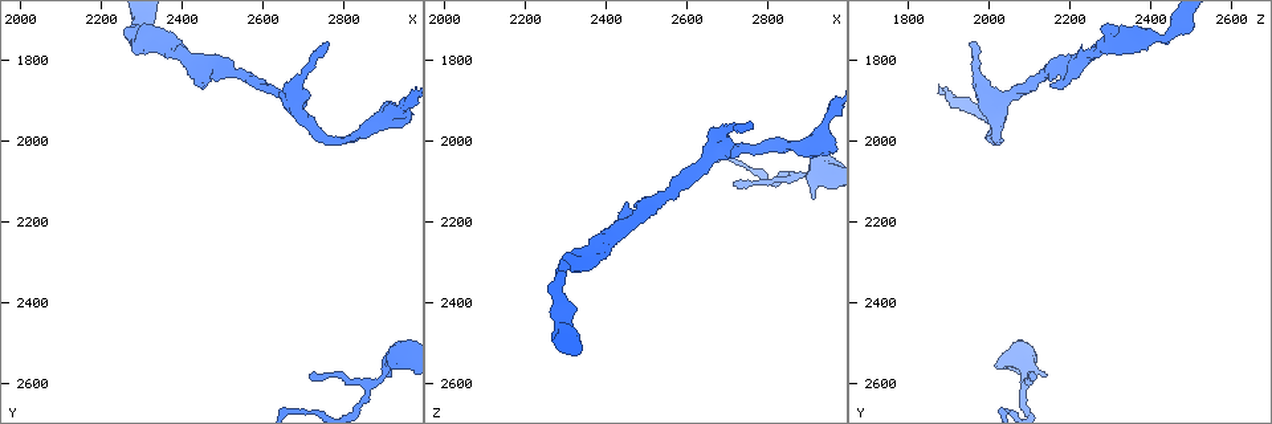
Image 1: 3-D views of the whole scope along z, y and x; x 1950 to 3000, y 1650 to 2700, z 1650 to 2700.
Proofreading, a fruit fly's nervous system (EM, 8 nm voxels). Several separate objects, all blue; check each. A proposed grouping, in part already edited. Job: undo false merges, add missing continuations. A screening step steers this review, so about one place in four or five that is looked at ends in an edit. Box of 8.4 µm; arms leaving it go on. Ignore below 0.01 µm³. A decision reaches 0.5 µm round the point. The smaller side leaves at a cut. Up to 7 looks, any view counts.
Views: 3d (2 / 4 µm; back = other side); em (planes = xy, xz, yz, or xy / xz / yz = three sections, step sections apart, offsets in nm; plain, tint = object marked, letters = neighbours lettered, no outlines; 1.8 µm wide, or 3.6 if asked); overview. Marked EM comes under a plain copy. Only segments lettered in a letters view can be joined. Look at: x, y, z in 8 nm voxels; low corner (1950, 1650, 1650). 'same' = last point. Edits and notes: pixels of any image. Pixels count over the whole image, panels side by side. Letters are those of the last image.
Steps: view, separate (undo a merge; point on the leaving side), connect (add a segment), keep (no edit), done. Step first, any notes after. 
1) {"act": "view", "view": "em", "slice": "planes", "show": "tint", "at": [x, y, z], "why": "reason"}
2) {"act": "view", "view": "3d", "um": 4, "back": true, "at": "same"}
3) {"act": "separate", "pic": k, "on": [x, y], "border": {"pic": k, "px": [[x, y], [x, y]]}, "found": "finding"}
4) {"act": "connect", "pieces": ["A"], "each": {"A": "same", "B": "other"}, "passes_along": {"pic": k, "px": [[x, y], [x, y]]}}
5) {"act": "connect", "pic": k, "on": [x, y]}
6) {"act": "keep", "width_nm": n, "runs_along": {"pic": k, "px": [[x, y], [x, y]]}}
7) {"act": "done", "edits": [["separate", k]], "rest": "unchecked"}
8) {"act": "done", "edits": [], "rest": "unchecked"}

{"act": "view", "view": "em", "slice": "planes", "show": "letters", "at": [2295, 1745, 2435], "why": "a narrow waist"}

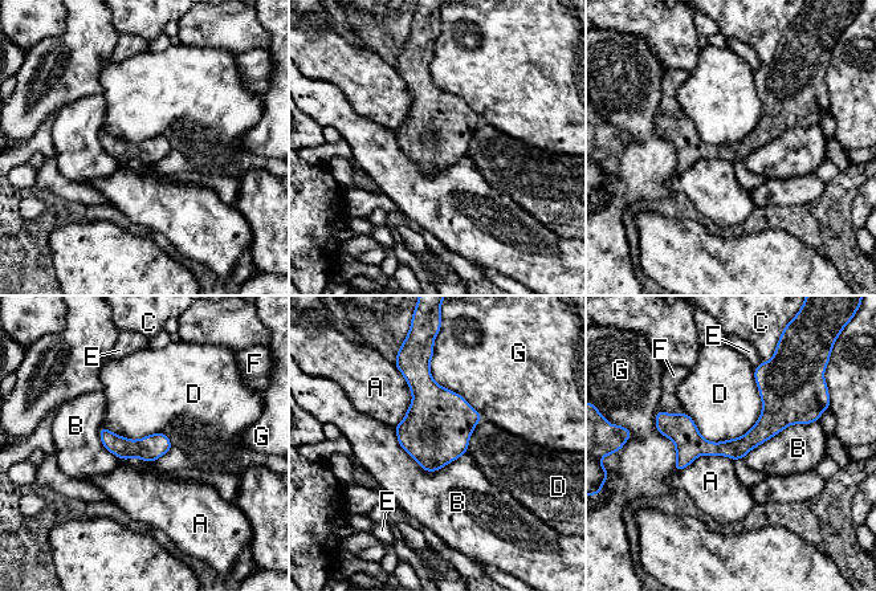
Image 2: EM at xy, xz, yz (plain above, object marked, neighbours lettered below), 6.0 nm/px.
{"act": "keep", "each": {"A": "other", "B": "other", "C": "other", "D": "other", "E": "other", "F": "other", "G": "other"}, "runs_along": {"pic": 2, "px": [[762, 370], [770, 419], [679, 467]]}, "found": "one neuron here"}

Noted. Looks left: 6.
{"act": "view", "view": "em", "slice": "planes", "show": "letters", "at": [2755, 1755, 1960], "why": "tapers out"}

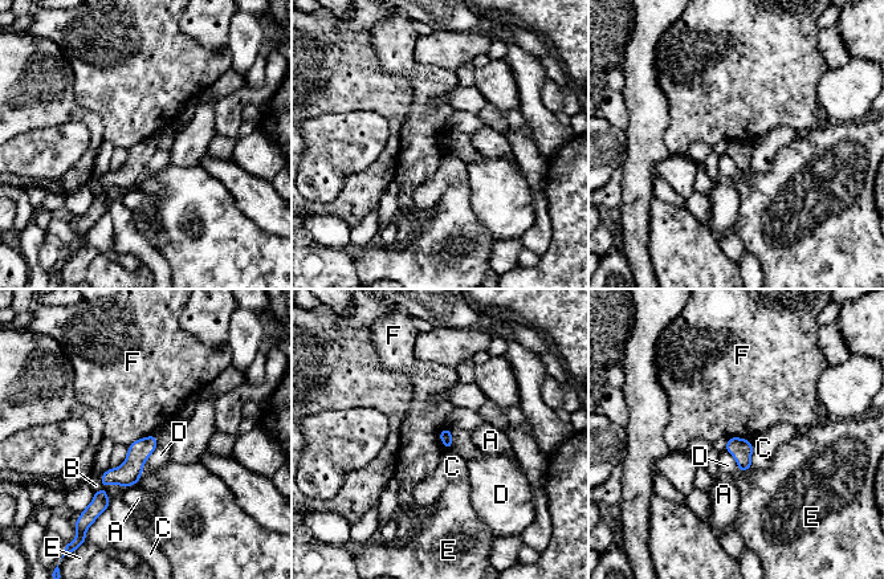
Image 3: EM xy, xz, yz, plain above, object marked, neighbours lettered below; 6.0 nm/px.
{"act": "keep", "each": {"A": "other", "B": "other", "C": "other", "D": "other", "E": "other", "F": "other"}, "border": {"pic": 3, "px": [[153, 433], [137, 439], [129, 447]]}, "found": "none of them fits"}

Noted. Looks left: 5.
{"act": "view", "view": "3d", "um": 2, "at": [2950, 1915, 1960], "why": "sharp bend"}

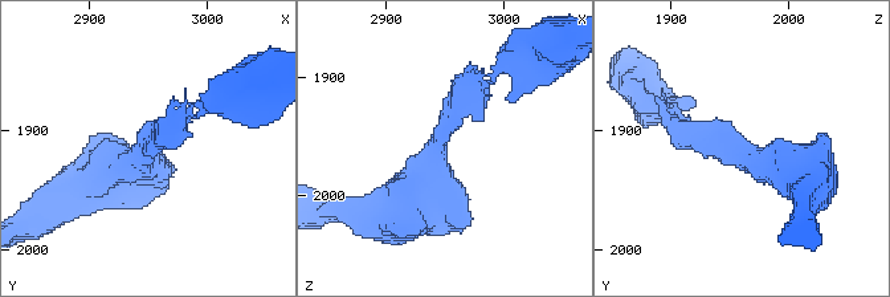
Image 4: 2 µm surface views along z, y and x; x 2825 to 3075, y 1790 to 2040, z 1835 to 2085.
{"act": "view", "view": "em", "slice": "planes", "show": "letters", "at": [2940, 1922, 1952], "why": "shape alone is not enough"}

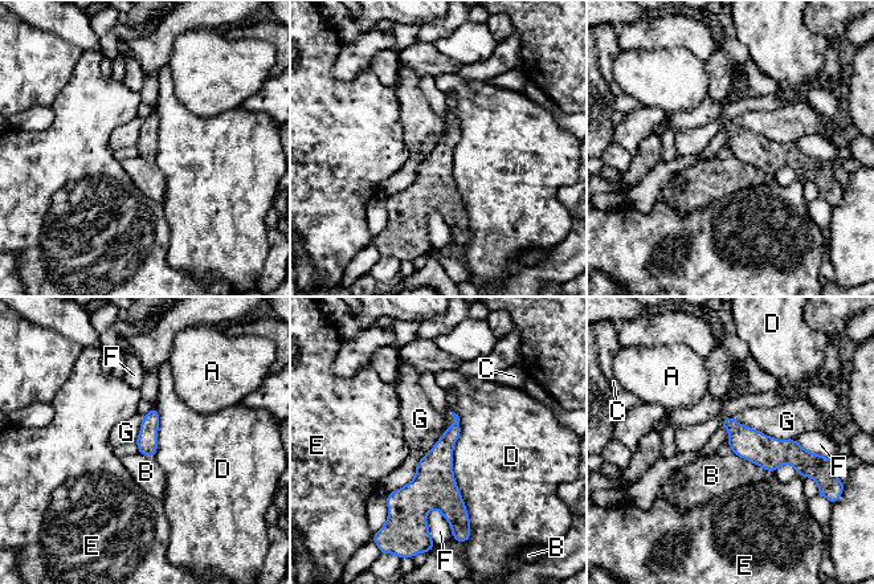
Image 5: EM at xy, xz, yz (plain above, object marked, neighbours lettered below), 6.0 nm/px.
{"act": "keep", "each": {"A": "other", "B": "other", "C": "other", "D": "other", "E": "other", "F": "other", "G": "other"}, "border": {"pic": 5, "px": [[732, 417], [770, 436], [795, 440]]}, "found": "all the same neuron"}

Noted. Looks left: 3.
{"act": "done", "edits": [], "rest": "unchecked"}

